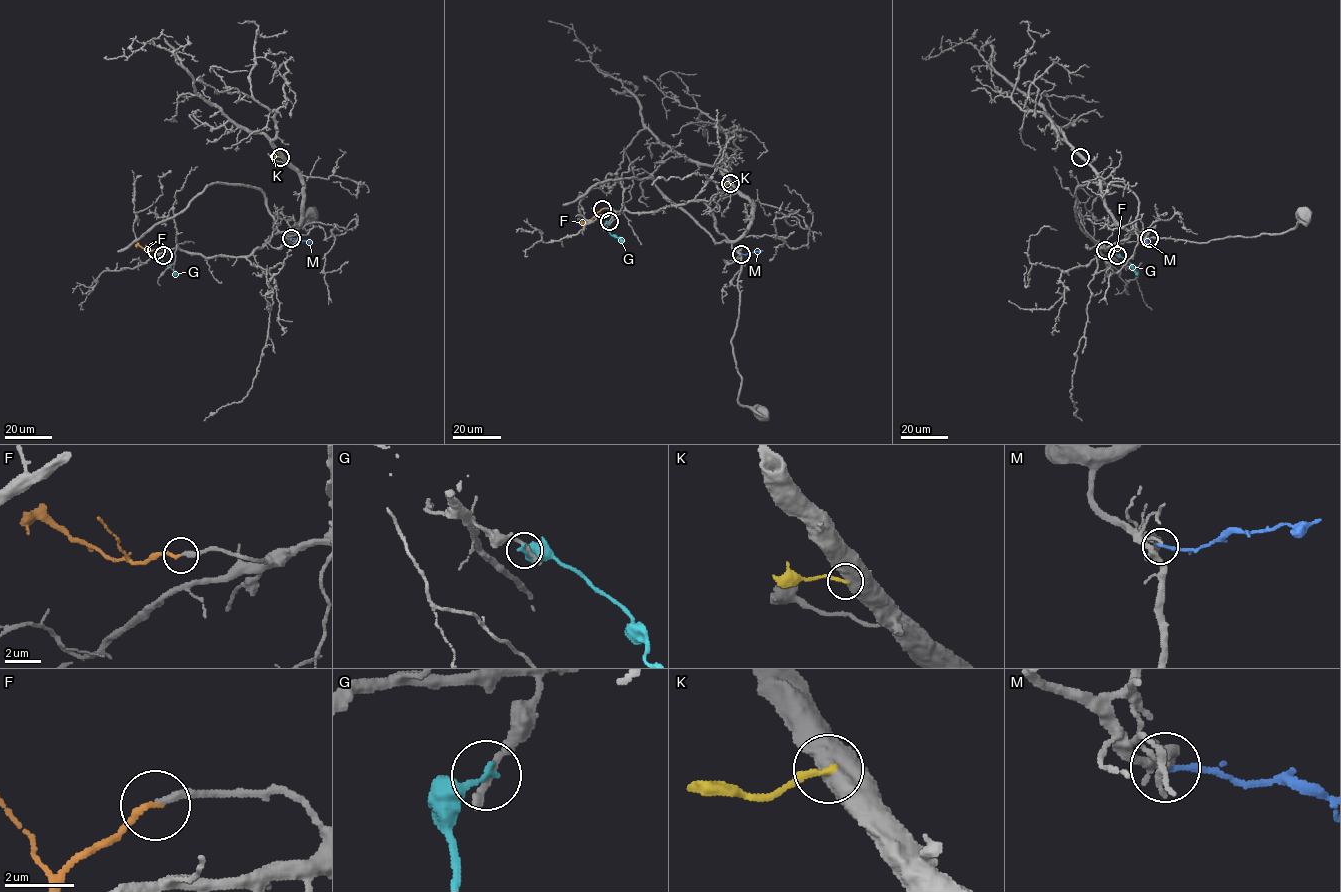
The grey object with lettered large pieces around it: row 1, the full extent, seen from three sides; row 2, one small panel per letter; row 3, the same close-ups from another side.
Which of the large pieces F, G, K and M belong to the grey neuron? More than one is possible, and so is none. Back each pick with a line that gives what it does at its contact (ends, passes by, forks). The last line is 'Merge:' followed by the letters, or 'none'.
F: it ends there
Merge: F

